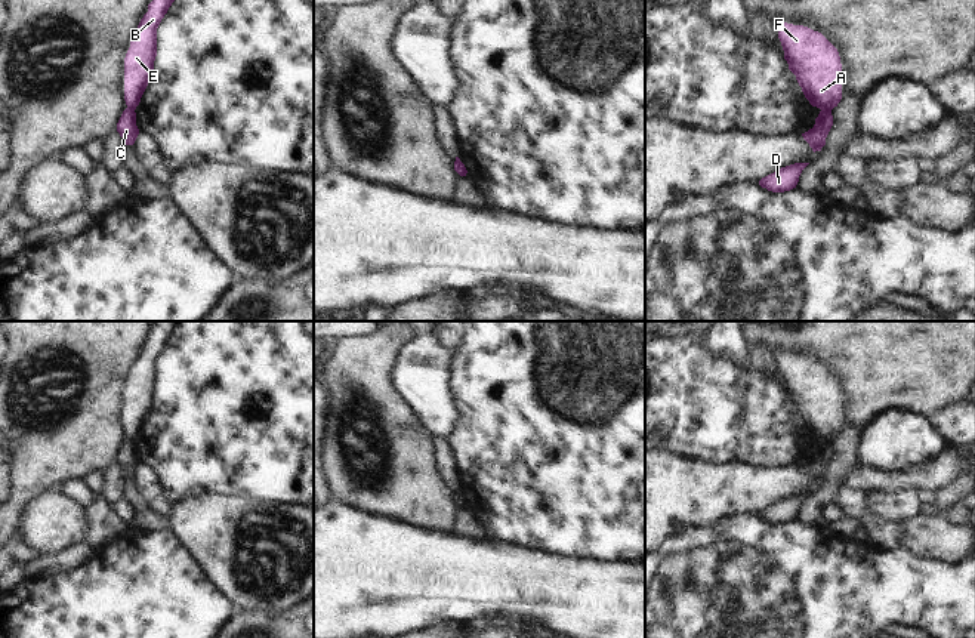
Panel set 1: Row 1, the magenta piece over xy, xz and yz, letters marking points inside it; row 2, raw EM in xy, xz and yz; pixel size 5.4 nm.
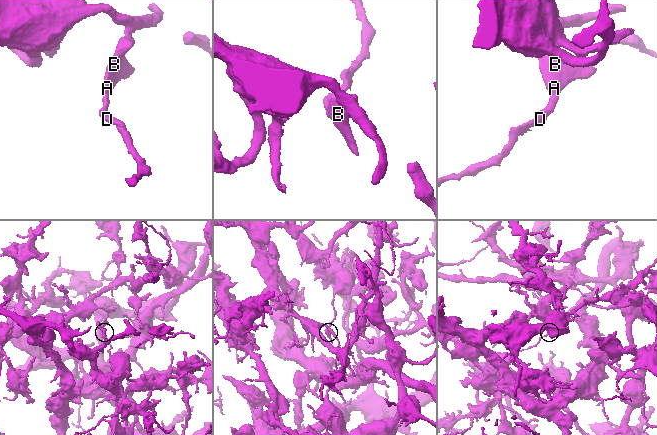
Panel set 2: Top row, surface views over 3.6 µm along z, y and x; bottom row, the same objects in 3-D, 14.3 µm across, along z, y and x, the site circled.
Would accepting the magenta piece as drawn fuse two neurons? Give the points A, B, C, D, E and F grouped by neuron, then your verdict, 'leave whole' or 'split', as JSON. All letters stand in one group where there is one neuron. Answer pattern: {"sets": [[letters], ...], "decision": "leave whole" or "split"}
{"sets": [["A", "B", "E", "F"], ["C", "D"]], "decision": "split"}

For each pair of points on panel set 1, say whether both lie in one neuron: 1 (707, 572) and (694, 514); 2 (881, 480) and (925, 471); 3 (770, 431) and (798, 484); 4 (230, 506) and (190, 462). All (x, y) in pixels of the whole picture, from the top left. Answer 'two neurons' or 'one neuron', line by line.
1: two neurons
2: one neuron
3: two neurons
4: two neurons

